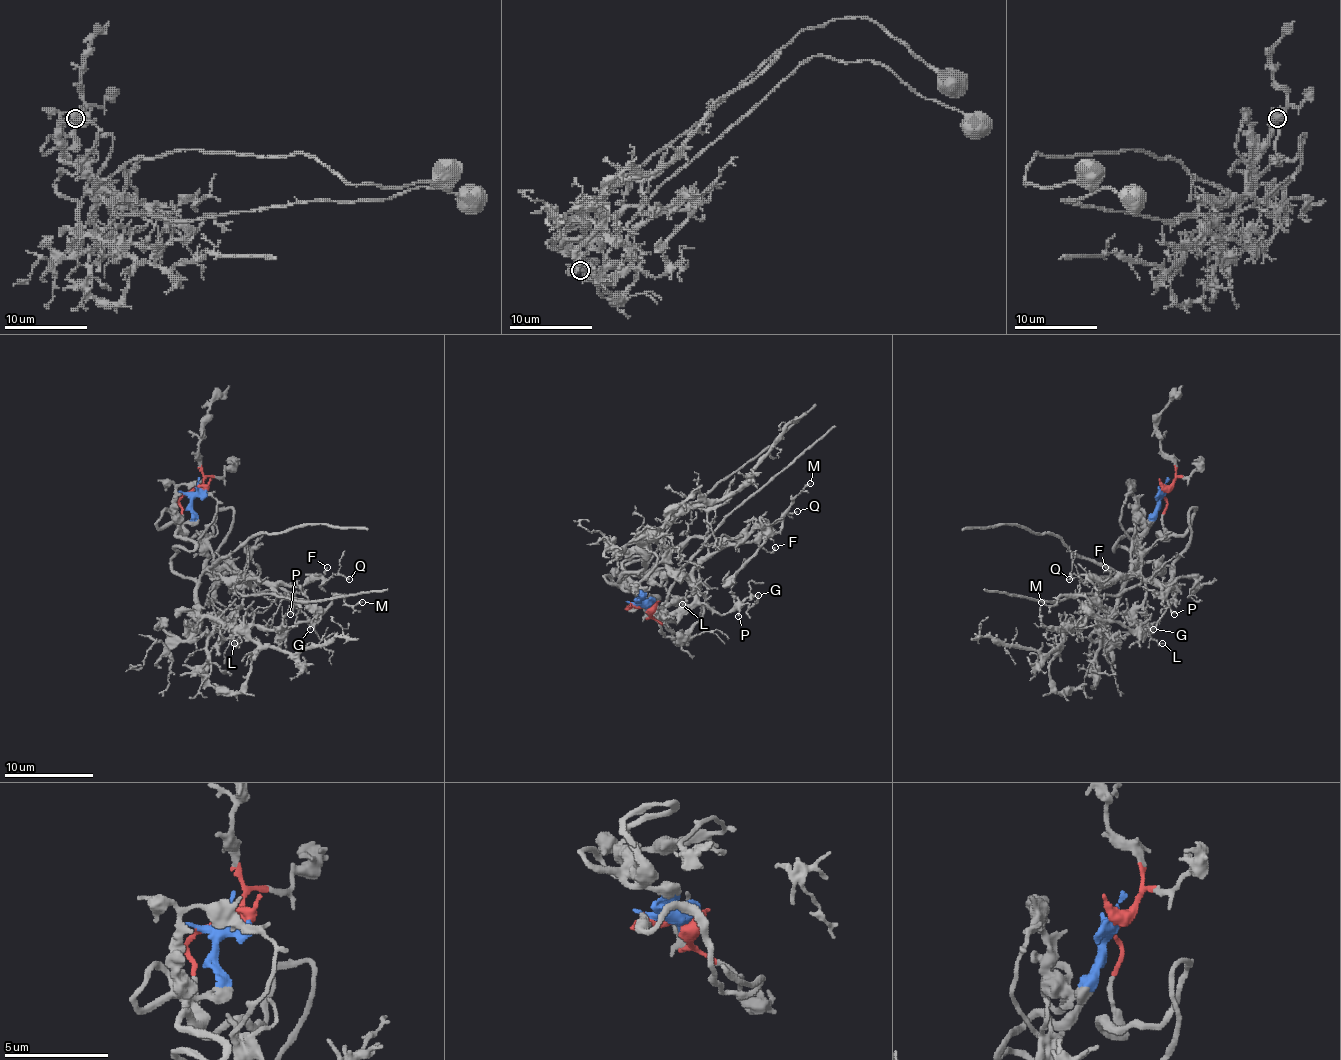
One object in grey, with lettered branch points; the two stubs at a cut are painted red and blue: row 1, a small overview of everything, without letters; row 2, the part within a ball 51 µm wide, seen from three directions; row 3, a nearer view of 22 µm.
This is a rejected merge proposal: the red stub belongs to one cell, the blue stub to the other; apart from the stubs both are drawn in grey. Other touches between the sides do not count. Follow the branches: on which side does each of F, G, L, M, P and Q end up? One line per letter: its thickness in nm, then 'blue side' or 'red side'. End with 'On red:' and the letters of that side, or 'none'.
F: 150 nm | red side
G: 120 nm | red side
L: 140 nm | red side
M: 140 nm | red side
P: 110 nm | red side
Q: 130 nm | red side
On red: F, G, L, M, P, Q

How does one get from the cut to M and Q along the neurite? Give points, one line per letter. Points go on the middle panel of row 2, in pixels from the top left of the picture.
M: (641, 607), (627, 607), (650, 600), (677, 636), (654, 614), (695, 592), (726, 540), (775, 533), (811, 484)
Q: (641, 607), (627, 607), (650, 600), (665, 636), (677, 636), (654, 614), (695, 592), (699, 567), (798, 511)

